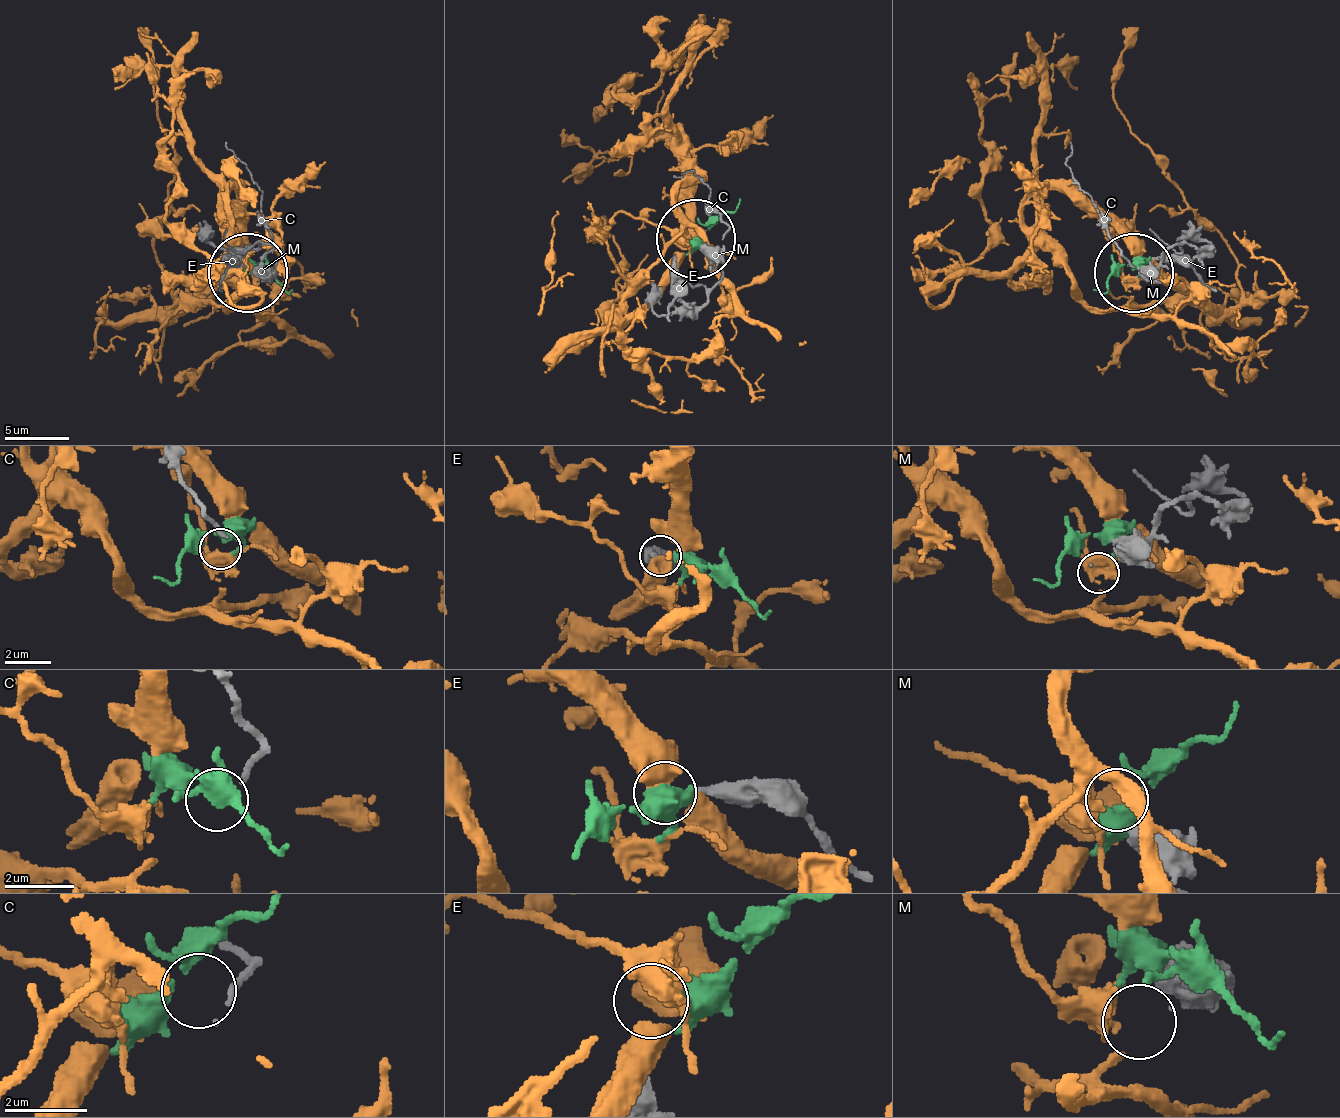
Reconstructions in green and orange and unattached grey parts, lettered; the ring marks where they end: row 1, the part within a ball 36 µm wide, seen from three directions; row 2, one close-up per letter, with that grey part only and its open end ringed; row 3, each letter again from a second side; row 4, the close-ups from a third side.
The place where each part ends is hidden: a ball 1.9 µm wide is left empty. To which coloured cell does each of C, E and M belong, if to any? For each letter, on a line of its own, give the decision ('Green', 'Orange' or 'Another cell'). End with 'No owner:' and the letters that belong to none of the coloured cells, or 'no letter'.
C: Another cell
E: Another cell
M: Orange
No owner: C, E

